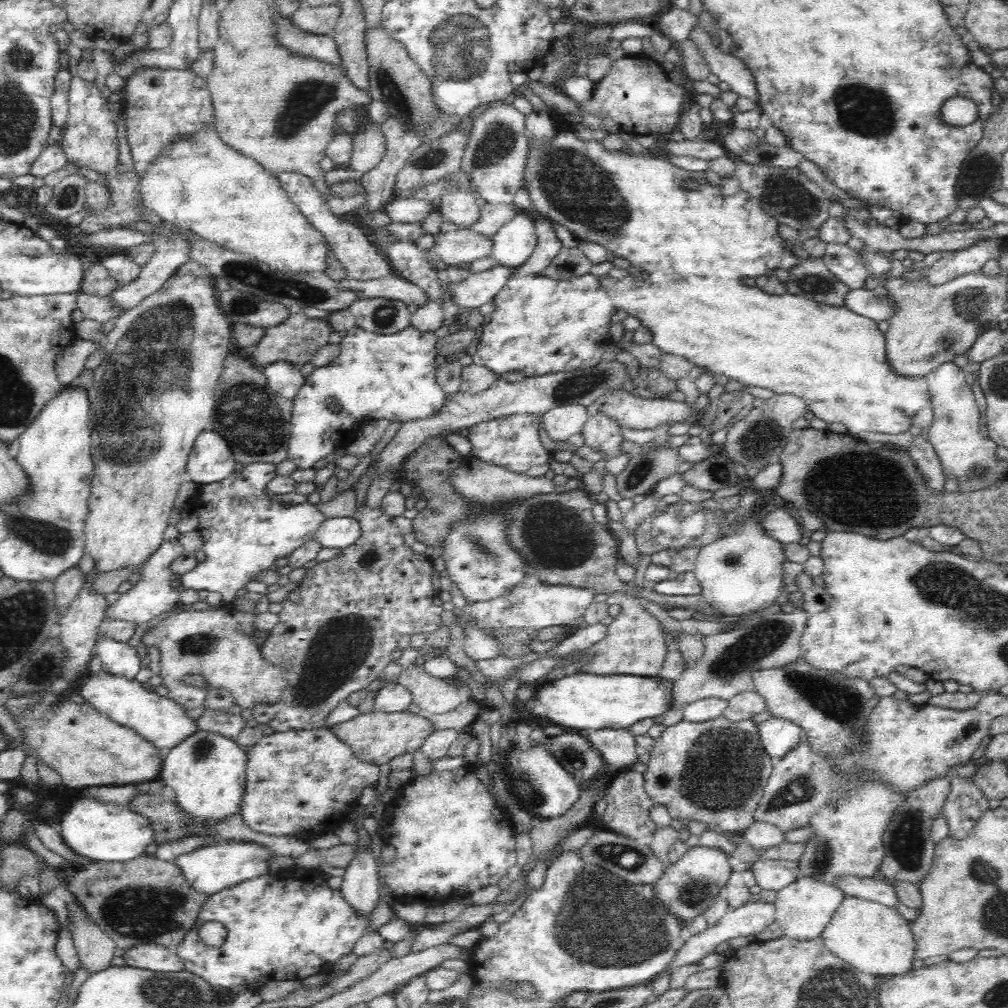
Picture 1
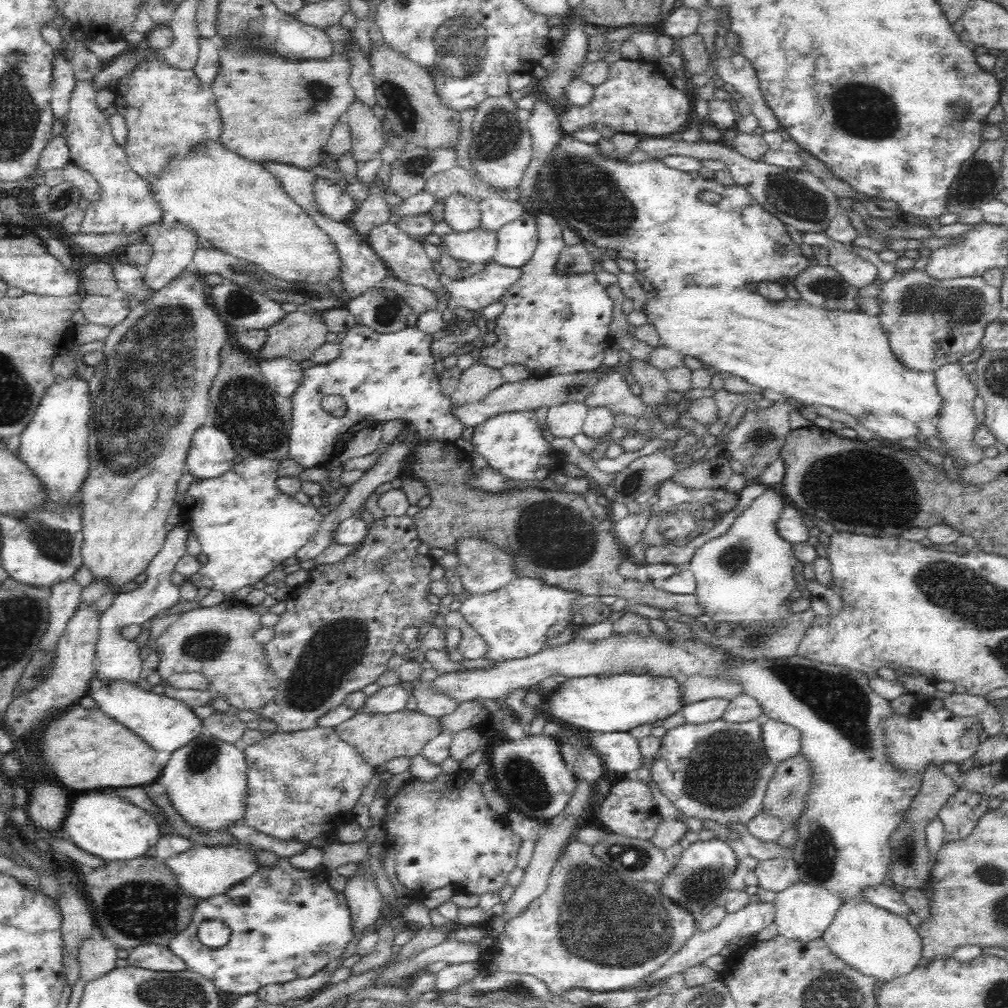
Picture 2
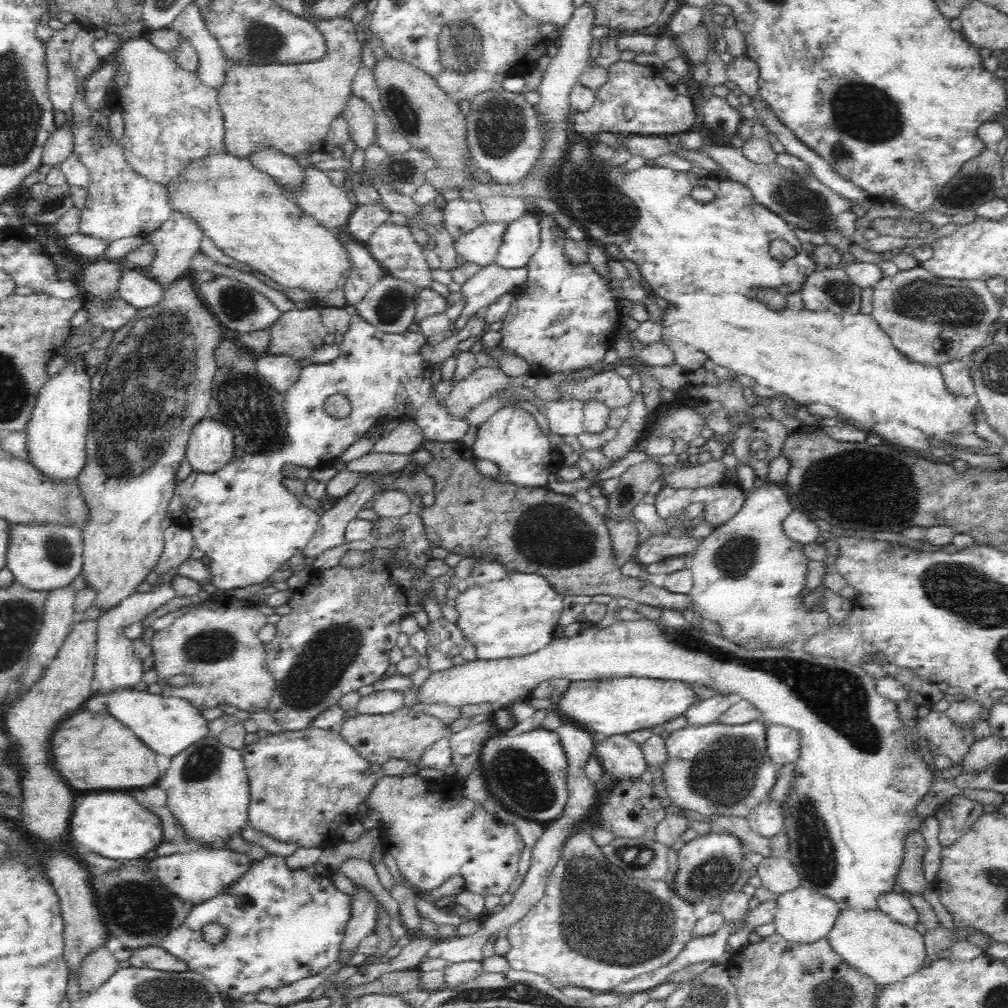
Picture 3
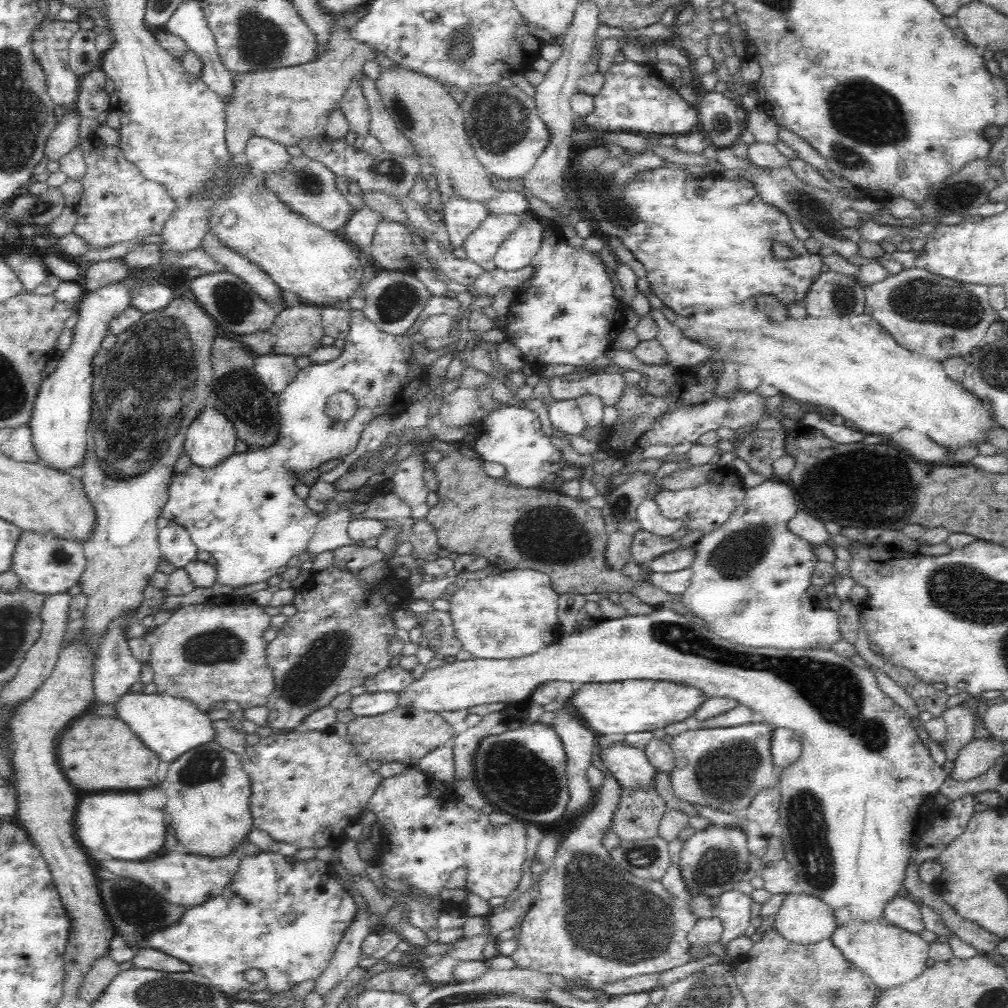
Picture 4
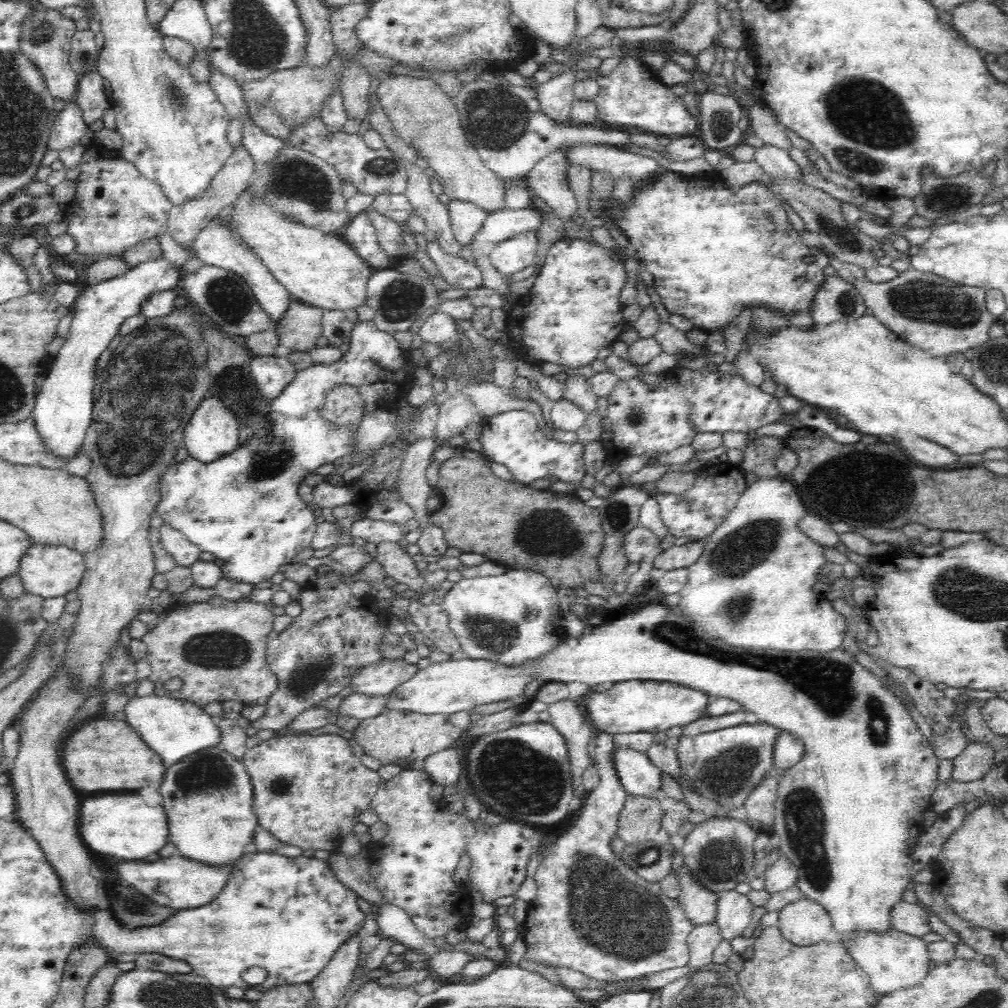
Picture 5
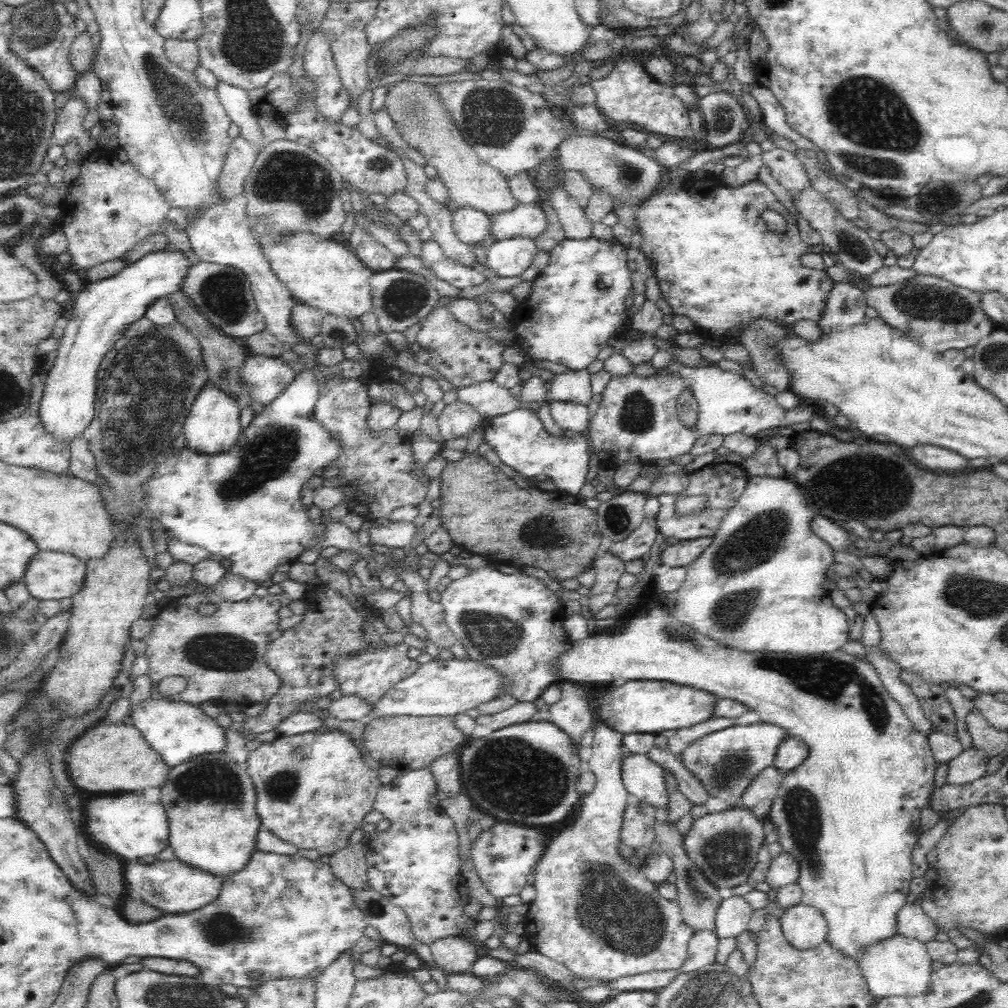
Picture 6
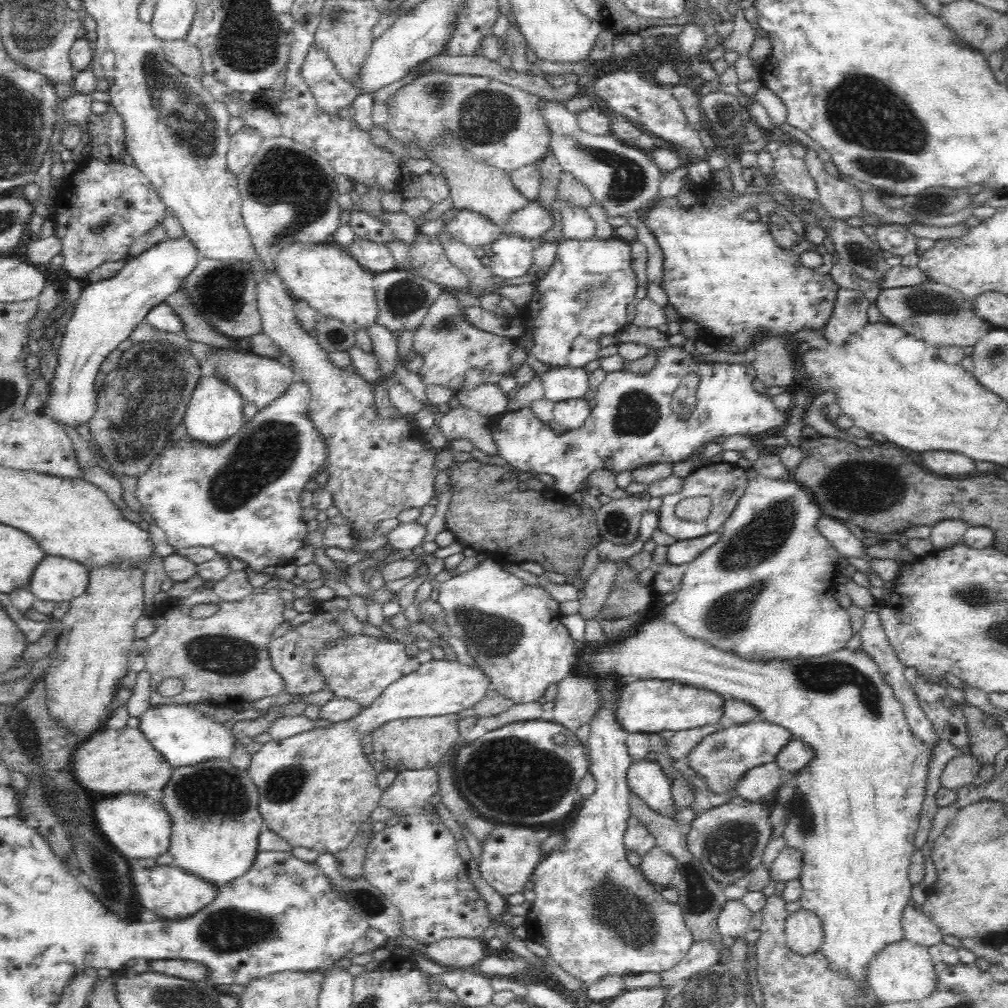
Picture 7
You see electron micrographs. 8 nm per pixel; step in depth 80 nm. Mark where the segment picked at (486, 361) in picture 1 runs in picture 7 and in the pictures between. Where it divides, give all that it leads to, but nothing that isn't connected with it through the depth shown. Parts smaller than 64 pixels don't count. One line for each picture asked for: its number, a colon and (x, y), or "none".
2: (554, 324)
3: (564, 316)
4: (570, 315)
5: (573, 310)
6: (577, 303)
7: (591, 284)

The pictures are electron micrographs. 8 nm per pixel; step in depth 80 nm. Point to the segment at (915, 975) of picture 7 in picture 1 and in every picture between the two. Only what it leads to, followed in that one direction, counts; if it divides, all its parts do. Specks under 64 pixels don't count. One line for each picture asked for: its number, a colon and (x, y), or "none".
1: (875, 939)
2: (868, 938)
3: (886, 951)
4: (890, 956)
5: (893, 961)
6: (900, 966)

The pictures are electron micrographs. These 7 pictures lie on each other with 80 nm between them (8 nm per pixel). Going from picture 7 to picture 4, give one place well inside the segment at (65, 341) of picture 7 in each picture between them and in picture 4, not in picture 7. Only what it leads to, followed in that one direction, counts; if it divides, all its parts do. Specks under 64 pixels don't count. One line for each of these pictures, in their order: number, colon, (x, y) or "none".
4: (62, 410)
5: (63, 411)
6: (104, 310)

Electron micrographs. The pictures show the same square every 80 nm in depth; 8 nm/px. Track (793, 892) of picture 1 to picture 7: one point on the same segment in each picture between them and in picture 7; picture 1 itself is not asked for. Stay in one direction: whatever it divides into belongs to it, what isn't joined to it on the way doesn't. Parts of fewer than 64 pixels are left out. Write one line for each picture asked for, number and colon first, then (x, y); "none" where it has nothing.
2: (803, 912)
3: (803, 916)
4: (802, 919)
5: (803, 923)
6: (804, 927)
7: (803, 931)

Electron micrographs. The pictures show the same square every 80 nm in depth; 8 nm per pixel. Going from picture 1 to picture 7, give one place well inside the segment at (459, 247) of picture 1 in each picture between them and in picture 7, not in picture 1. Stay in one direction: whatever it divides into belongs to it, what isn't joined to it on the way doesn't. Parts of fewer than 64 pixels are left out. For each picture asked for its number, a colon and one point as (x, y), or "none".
2: (478, 245)
3: (479, 246)
4: (481, 246)
5: (502, 225)
6: (528, 220)
7: (531, 222)

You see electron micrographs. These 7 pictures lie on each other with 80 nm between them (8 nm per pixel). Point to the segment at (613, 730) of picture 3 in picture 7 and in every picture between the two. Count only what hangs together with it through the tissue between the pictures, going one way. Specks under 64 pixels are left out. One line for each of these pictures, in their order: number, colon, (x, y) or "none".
4: (628, 706)
5: (631, 706)
6: (640, 706)
7: (652, 705)

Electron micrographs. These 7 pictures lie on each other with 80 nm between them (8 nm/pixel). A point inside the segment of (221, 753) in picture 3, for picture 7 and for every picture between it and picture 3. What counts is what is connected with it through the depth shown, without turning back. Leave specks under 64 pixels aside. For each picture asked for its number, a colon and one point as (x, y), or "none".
4: (208, 793)
5: (208, 798)
6: (210, 802)
7: (215, 808)

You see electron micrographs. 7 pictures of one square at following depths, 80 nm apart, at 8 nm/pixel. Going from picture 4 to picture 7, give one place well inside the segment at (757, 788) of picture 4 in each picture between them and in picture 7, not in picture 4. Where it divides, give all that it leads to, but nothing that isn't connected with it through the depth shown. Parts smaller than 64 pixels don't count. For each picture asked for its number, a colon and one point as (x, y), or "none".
5: (725, 766)
6: (724, 762)
7: (722, 757)

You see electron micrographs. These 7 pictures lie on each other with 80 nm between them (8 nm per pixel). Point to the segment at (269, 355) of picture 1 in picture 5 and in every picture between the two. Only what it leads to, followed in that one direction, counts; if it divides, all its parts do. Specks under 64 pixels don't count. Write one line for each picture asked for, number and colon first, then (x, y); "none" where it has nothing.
2: (297, 335)
3: (298, 333)
4: (298, 330)
5: (301, 326)

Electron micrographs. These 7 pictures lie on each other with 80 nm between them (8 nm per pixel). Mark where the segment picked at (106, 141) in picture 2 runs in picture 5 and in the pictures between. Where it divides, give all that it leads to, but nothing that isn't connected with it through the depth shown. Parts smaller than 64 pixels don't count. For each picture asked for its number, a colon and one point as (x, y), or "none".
3: (120, 202)
4: (118, 205)
5: (114, 207)

